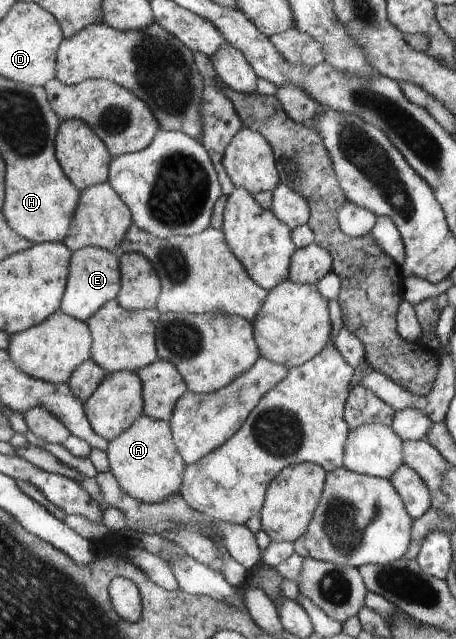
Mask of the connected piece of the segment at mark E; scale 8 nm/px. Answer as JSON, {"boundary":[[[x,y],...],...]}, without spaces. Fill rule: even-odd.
{"boundary":[[[88,247],[73,253],[61,310],[78,320],[87,321],[107,302],[117,300],[121,291],[121,257],[114,251]]]}

